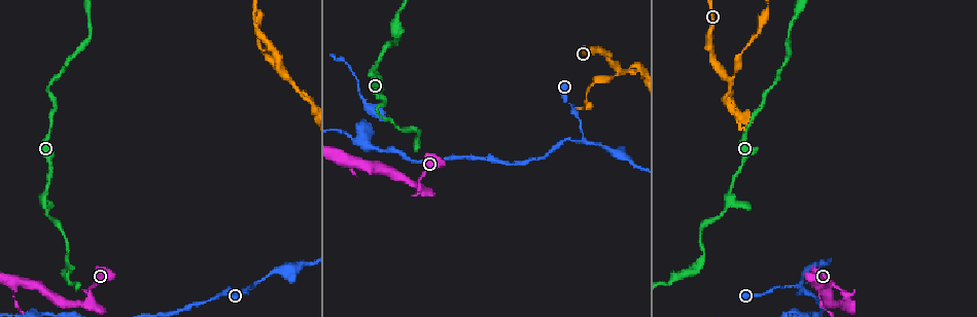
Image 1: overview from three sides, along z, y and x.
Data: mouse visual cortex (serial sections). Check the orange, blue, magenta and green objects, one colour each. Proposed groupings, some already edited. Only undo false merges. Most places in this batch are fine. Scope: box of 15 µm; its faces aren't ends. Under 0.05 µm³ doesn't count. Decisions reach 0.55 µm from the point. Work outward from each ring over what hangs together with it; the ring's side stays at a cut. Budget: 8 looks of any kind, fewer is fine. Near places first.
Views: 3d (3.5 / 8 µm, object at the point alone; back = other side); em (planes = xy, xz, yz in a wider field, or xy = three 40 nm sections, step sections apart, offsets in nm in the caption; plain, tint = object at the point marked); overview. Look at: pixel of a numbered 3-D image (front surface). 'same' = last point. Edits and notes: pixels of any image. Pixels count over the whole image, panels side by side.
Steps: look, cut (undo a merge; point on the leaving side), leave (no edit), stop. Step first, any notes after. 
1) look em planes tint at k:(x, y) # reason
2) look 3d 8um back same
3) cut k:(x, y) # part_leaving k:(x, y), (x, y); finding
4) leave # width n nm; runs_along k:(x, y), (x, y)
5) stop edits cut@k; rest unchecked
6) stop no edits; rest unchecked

look 3d 3.5um at 1:(796, 285) # three arms meet

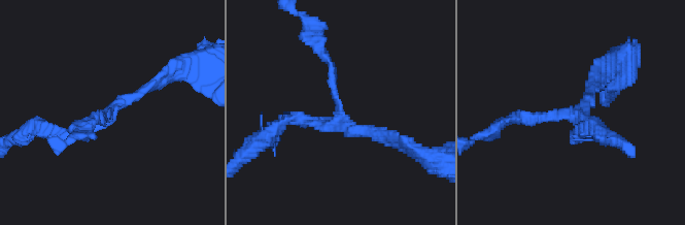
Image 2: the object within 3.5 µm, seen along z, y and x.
look em planes tint at 2:(338, 119) # arms 3; arm_widths 150, 150, 200 nm

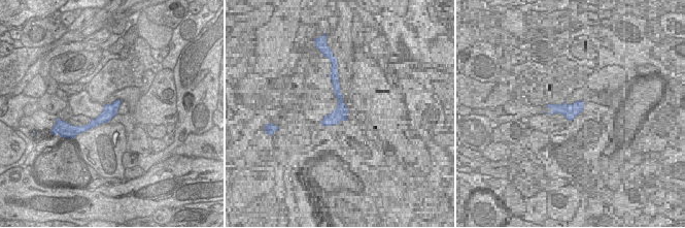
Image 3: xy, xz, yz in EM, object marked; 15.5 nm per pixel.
leave # continuous, no second cell

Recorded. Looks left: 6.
look 3d 3.5um at 1:(729, 81) # sharp bend

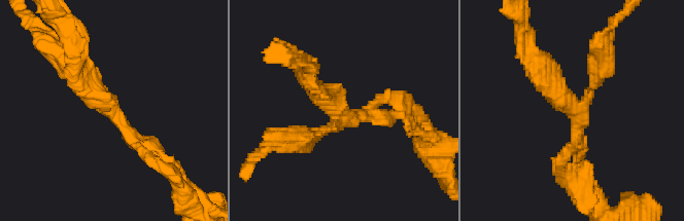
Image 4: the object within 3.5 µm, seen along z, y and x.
look em xy step 1 tint at 4:(105, 105) # arms 3; arm_widths 200, 250, 300 nm; now the EM

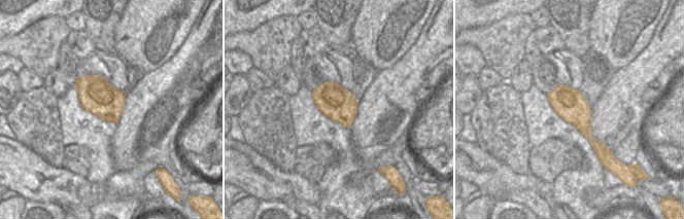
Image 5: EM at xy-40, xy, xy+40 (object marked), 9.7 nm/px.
look em xy step 3 tint same

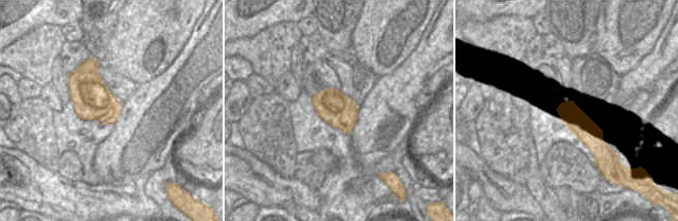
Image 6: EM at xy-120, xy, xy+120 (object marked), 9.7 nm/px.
cut 4:(631, 205) # part_leaving 4:(582, 103), (599, 78), (606, 31); two cells meet here

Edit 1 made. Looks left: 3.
look overview

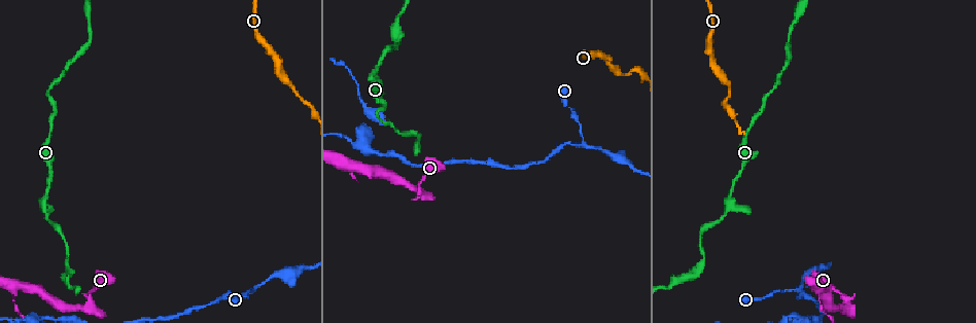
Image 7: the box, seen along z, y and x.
look 3d 3.5um at 7:(372, 76) # arms part here

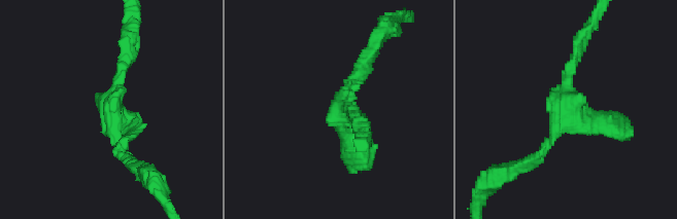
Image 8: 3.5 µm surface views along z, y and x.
look em xy step 3 tint at 8:(569, 106) # arms 3; arm_widths 150, 150, 350 nm

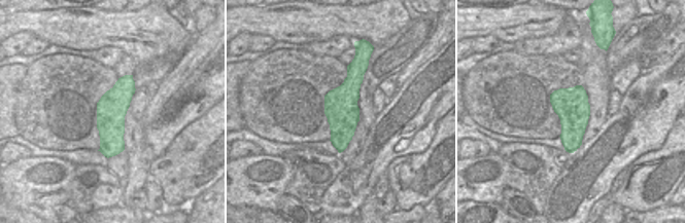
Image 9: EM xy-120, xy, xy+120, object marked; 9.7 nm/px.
leave # runs_along 8:(579, 45), (566, 117), (534, 158); one cell here

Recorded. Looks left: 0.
stop edits cut@4; rest unchecked

